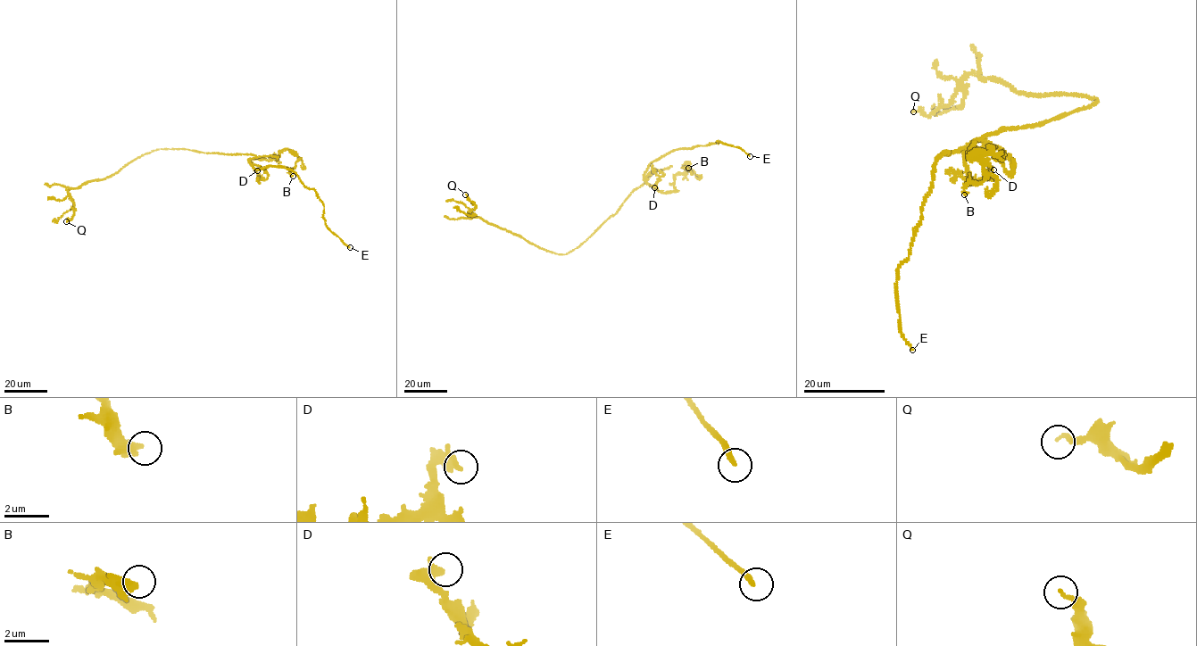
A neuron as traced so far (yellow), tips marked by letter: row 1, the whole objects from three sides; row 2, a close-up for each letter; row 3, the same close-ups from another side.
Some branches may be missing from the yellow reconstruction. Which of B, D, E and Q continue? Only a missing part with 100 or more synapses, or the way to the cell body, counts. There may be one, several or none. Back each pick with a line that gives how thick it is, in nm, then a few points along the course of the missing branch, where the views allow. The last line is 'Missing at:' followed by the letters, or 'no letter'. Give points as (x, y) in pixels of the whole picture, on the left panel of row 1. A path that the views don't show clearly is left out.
Missing at: no letter

